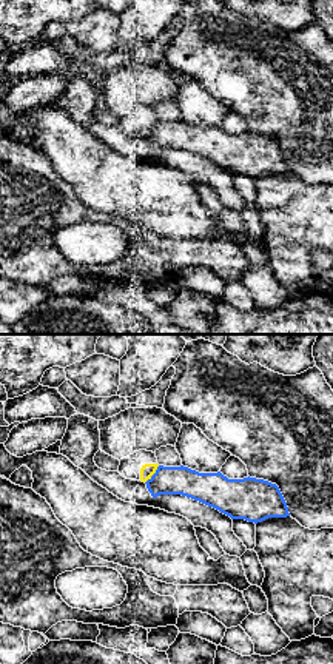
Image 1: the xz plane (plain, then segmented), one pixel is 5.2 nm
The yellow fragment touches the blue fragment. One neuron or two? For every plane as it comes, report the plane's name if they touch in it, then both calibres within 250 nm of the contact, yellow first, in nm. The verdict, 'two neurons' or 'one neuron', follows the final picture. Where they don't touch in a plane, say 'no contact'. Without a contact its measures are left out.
contact in xz; calibres 70 and 150 nm

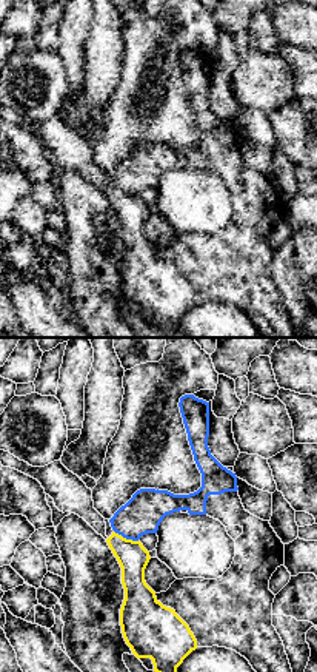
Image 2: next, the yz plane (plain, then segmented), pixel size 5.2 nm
contact in yz; calibres 160 and 200 nm

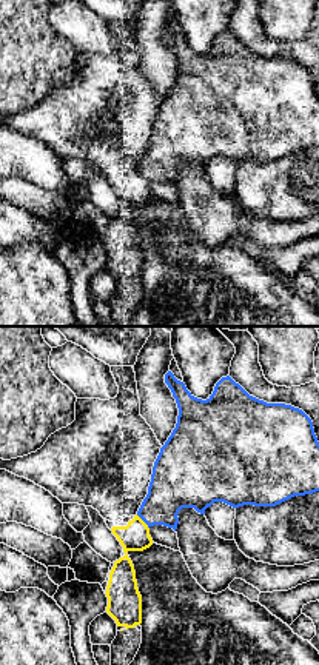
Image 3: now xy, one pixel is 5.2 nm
contact in xy; calibres 150 and 260 nm

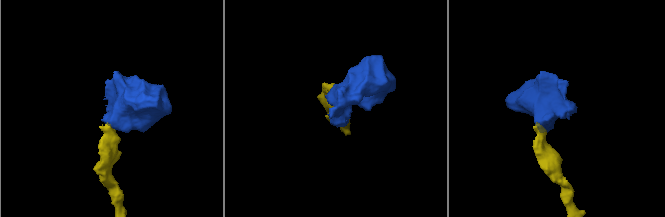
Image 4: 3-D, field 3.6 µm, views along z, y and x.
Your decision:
two neurons

